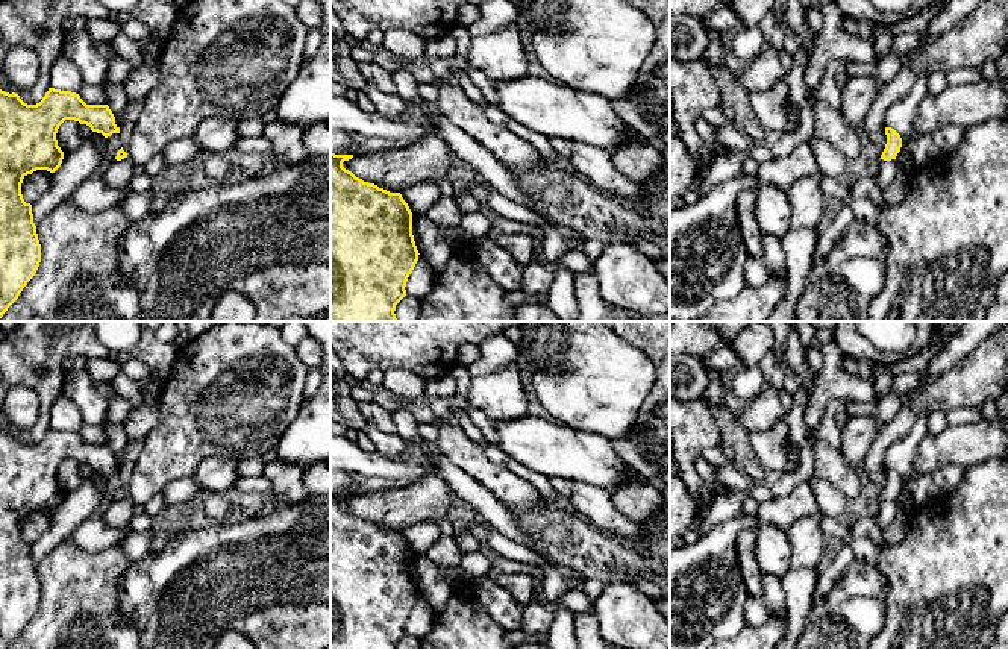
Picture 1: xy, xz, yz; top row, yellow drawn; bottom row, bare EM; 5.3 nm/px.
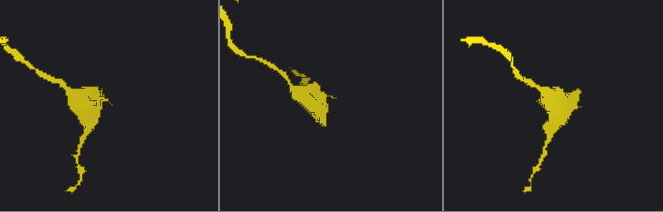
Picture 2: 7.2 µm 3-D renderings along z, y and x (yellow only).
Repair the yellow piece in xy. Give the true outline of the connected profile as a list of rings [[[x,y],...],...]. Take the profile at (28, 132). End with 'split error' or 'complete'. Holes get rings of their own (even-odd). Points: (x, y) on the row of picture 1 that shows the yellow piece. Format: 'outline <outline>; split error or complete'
outline [[[49,88],[36,105],[24,103],[18,94],[0,89],[0,318],[35,276],[41,262],[41,244],[33,223],[32,205],[21,194],[21,183],[36,170],[55,173],[64,159],[56,133],[65,120],[86,124],[105,138],[120,133],[108,105],[86,105],[79,94]]]; complete

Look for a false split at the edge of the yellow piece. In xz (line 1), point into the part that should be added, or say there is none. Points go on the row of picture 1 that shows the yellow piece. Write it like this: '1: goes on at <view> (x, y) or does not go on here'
1: does not go on here

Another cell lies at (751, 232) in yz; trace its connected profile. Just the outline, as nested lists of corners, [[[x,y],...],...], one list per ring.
[[[746,190],[737,197],[737,218],[749,256],[762,256],[762,234],[755,217],[755,190]]]

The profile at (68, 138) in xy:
[[[65,120],[56,133],[58,146],[64,153],[71,152],[77,149],[82,144],[82,138],[79,133],[79,121],[74,120]]]

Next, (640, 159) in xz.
[[[637,133],[629,135],[611,158],[617,170],[637,185],[652,182],[662,170],[661,149]]]

